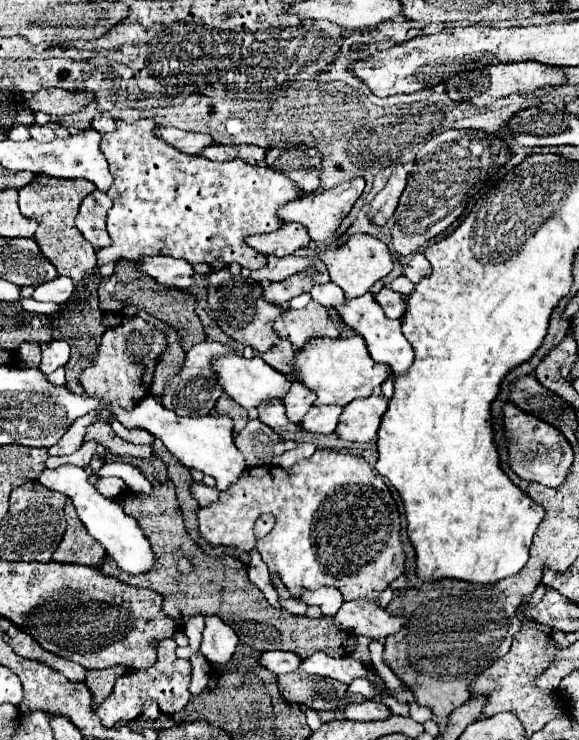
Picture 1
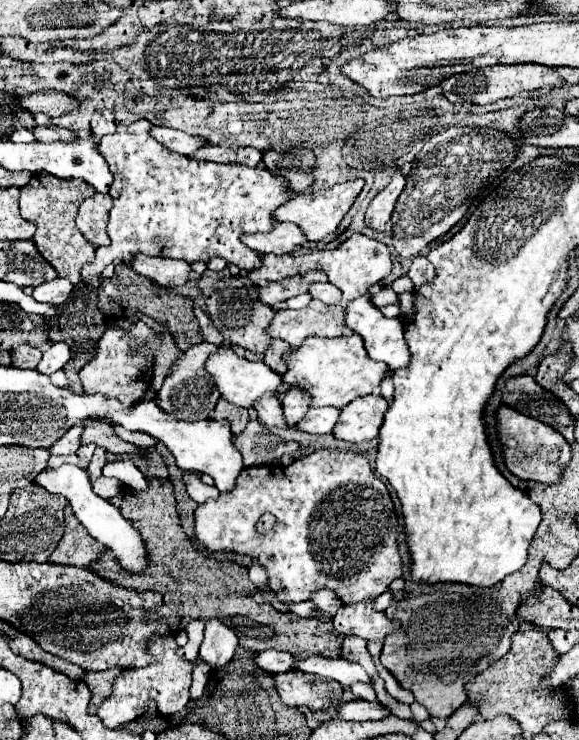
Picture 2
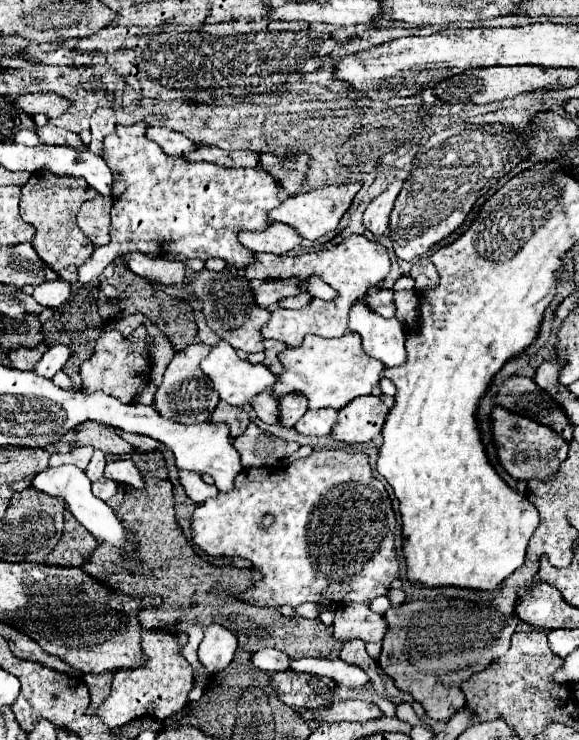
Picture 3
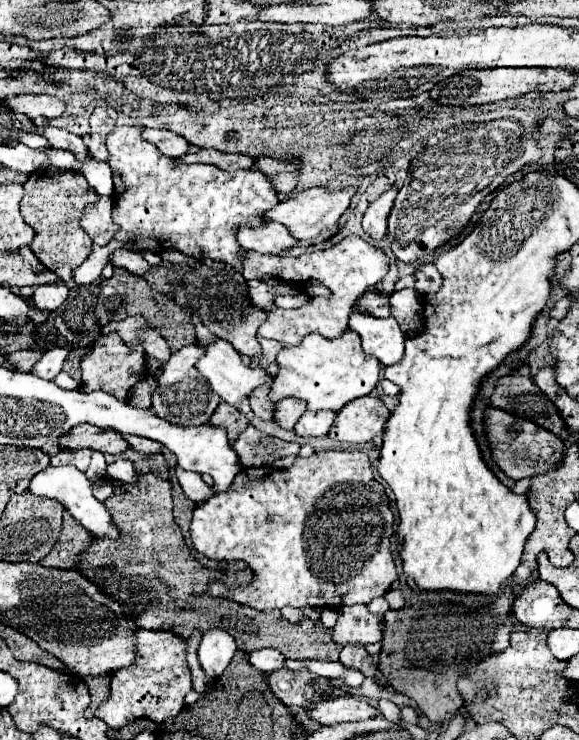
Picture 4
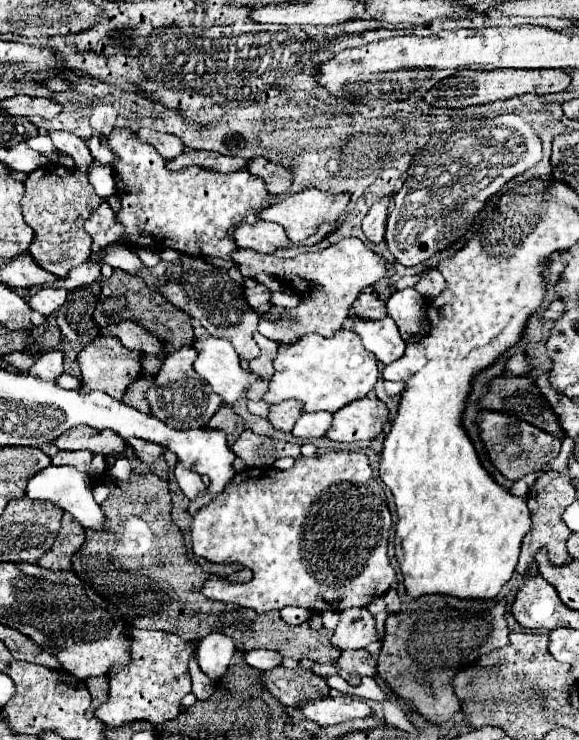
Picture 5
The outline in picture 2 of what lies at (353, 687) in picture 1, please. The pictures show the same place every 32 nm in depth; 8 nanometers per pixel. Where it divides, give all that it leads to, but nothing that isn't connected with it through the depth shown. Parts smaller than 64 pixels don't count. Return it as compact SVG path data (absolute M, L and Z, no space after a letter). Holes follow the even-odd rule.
M358 682L351 686L351 691L358 699L369 702L377 701L376 693L371 683Z

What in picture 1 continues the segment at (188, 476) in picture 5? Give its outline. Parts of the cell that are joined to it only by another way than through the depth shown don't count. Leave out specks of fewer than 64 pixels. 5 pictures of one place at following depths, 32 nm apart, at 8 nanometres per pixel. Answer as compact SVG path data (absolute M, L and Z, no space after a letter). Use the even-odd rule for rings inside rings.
M192 480L190 492L192 492L194 500L196 500L200 506L206 506L206 504L218 500L218 494L220 494L216 488L210 488L210 486L206 486L206 484L202 484L202 482L196 482L196 480Z

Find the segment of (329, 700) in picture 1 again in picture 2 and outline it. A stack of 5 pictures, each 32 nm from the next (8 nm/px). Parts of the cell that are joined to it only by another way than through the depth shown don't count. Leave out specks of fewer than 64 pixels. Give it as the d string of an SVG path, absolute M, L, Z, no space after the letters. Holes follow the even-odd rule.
M290 670L274 676L276 690L284 704L306 706L310 710L326 710L332 706L332 694L340 690L336 680L324 680L312 674Z

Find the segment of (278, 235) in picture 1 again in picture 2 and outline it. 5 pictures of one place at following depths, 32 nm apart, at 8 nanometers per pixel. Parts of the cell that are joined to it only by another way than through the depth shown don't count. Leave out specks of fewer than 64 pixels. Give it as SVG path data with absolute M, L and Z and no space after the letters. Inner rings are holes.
M276 222L270 232L258 232L258 234L242 234L242 242L258 252L258 254L290 254L296 246L304 246L308 240L294 228L294 224Z

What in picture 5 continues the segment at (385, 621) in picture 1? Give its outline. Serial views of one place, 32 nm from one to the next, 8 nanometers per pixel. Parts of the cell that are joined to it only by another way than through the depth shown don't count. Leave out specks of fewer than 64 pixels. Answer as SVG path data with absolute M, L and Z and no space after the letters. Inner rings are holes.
M348 608L340 612L340 624L330 644L340 650L362 650L374 640L378 640L378 636L372 614L366 608Z

